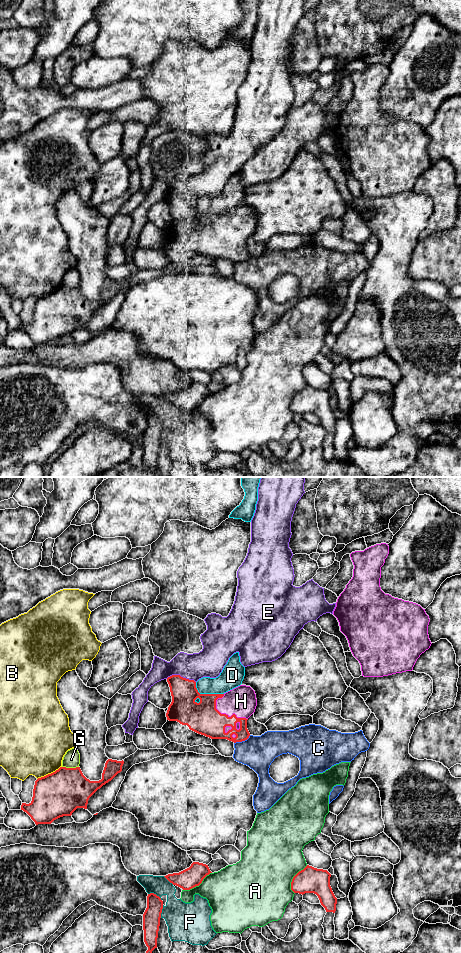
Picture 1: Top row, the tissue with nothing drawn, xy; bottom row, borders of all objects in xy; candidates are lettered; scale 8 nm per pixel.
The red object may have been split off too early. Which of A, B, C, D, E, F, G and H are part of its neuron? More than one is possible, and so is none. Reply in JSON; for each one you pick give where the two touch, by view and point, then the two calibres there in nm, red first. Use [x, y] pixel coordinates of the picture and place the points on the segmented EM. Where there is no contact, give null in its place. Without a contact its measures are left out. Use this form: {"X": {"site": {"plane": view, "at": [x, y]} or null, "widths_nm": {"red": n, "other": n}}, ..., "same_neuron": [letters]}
{"H": {"site": {"plane": "xy", "at": [227, 715]}, "widths_nm": {"red": 260, "other": 240}}, "same_neuron": ["H"]}

